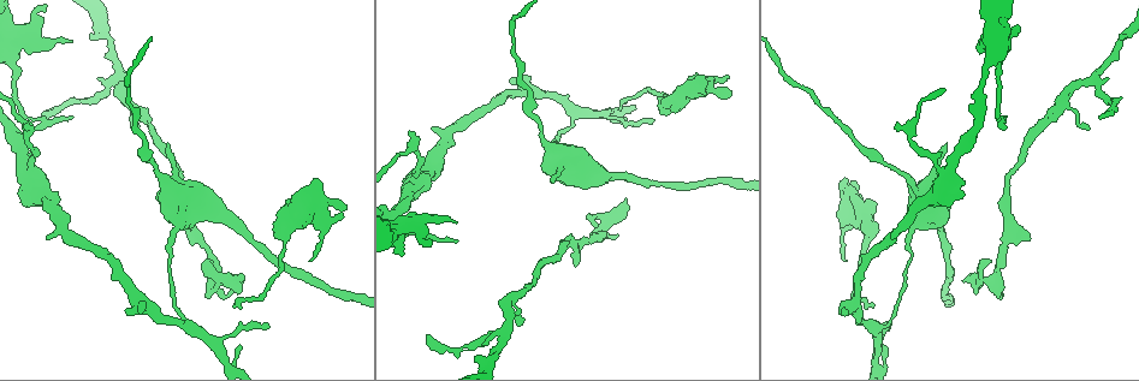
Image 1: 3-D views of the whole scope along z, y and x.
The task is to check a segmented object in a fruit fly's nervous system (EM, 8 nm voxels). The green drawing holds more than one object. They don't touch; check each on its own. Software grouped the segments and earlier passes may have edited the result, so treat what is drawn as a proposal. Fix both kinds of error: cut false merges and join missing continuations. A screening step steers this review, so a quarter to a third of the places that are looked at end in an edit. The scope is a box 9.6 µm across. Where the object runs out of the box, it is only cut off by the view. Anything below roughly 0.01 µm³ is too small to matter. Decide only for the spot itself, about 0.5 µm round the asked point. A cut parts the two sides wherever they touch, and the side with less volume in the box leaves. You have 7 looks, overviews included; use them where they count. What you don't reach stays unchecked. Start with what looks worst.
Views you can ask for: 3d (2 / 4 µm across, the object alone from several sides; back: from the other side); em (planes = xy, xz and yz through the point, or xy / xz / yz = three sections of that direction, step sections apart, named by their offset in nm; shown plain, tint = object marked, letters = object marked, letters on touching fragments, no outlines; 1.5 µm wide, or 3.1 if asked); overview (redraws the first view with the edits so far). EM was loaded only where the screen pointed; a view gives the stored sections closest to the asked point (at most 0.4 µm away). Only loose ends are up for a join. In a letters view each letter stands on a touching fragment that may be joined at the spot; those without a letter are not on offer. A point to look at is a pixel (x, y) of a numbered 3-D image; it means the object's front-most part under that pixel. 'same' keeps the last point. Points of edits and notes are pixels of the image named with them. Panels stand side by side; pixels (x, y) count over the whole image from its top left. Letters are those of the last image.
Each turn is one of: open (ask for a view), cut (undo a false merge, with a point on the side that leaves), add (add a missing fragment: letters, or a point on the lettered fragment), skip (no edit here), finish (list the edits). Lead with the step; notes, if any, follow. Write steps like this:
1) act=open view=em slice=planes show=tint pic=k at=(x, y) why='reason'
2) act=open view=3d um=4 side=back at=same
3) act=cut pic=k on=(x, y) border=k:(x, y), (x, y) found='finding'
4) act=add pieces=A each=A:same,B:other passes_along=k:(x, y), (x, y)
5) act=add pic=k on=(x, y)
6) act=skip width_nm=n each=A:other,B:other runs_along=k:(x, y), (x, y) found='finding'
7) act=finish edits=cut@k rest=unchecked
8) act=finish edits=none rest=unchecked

act=open view=em slice=xz step=4 show=letters pic=1 at=(1100, 117) why='tapers out'

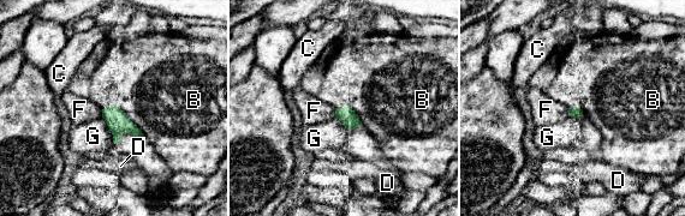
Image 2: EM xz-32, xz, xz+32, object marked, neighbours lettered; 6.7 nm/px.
act=open view=em slice=planes show=letters at=same why='another direction'

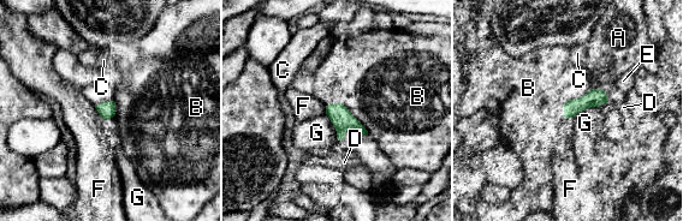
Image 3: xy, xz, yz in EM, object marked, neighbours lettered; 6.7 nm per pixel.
act=skip each=A:other,B:other,C:other,D:other,E:other,F:other,G:other border=3:(339, 101), (363, 126), (368, 135) found='none of them fits'

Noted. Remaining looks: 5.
act=open view=3d um=4 pic=1 at=(309, 261) why='an open end'

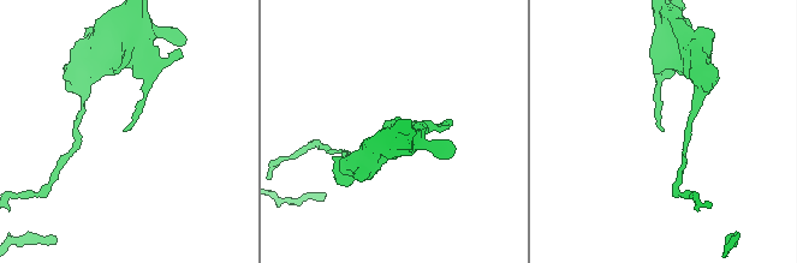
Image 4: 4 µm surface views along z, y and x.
act=open view=em slice=planes show=letters pic=4 at=(125, 130) why='need the tissue'

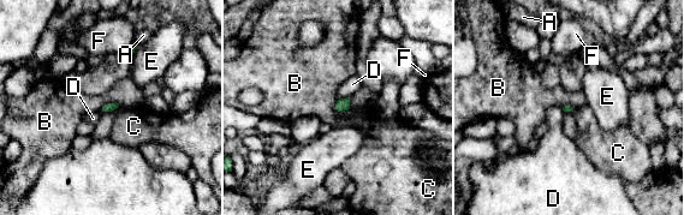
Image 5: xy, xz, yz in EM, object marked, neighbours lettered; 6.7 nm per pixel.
act=skip longest_contact=B:130nm each=A:other,B:other,C:other,D:other,E:other,F:other border=5:(349, 108), (342, 112) found='no lettered fragment goes on from it'

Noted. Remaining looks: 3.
act=open view=3d um=2 pic=1 at=(241, 346) why='branch stops here'

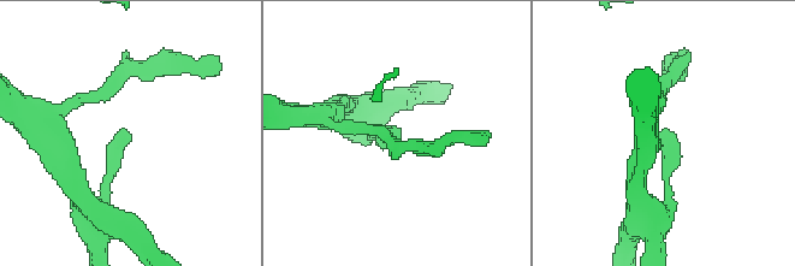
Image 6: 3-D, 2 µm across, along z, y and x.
act=open view=em slice=planes show=letters pic=6 at=(665, 132)

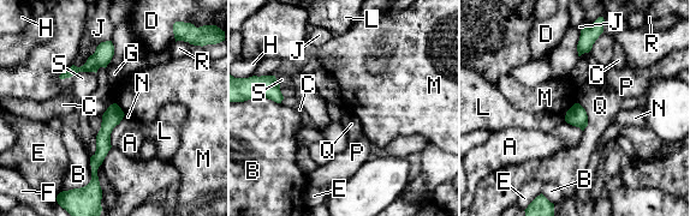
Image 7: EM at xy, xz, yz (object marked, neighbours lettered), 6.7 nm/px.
act=skip each=A:other,B:other,C:other,D:other,E:other,F:other,G:other,H:other,J:other,L:other,M:other,N:other,P:other,Q:other,R:other,S:other border=7:(116, 102), (125, 114) found='none of them fits'

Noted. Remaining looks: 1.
act=finish edits=none rest=unchecked

